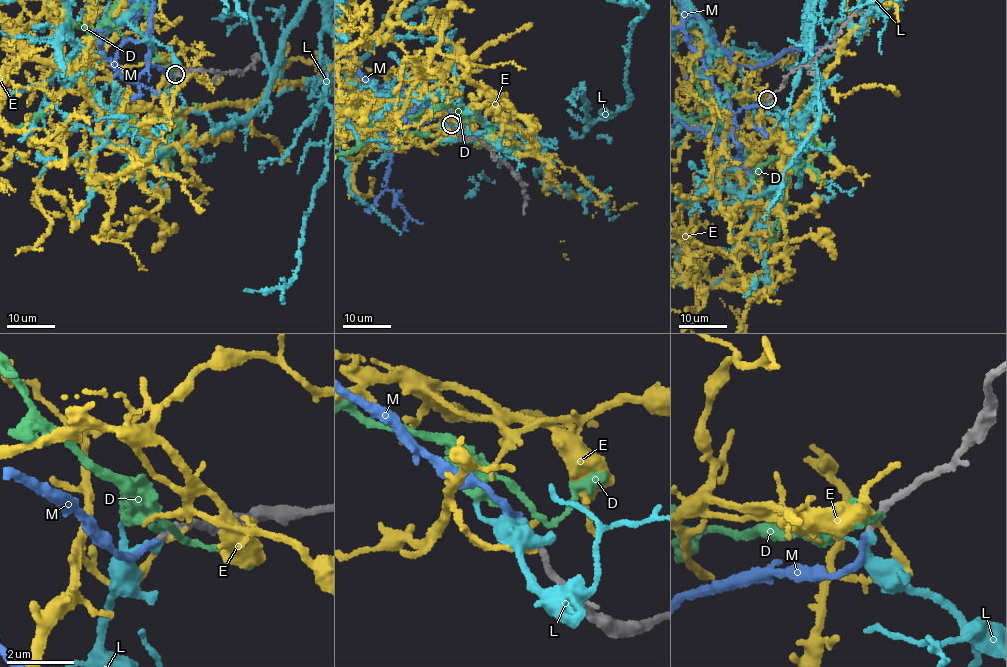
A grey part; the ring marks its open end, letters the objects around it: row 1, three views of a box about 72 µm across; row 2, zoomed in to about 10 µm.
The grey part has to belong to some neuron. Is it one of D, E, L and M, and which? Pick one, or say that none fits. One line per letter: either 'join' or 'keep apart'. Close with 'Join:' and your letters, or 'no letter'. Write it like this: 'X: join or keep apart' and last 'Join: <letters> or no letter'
D: keep apart
E: keep apart
L: keep apart
M: join
Join: M

